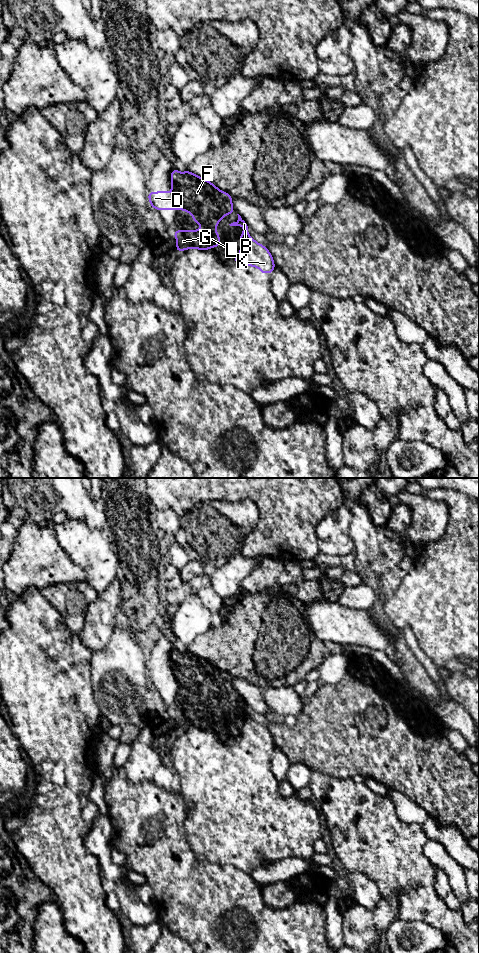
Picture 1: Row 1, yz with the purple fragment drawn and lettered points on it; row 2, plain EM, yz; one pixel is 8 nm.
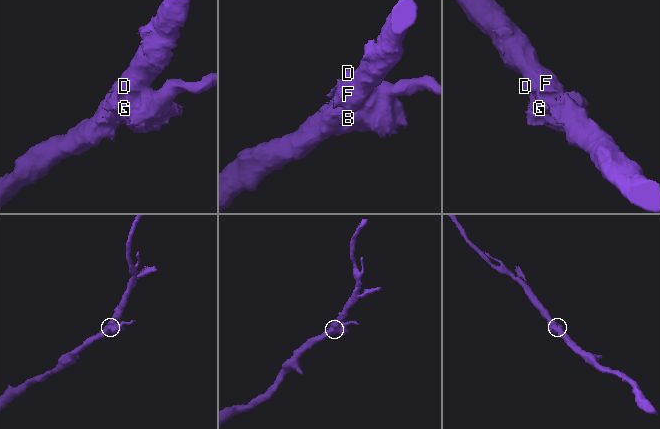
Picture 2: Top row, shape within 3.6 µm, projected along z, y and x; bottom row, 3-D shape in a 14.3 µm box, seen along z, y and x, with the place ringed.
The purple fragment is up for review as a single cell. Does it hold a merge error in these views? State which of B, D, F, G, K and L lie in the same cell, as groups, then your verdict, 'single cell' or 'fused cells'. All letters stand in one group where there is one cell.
B D F G K L; single cell

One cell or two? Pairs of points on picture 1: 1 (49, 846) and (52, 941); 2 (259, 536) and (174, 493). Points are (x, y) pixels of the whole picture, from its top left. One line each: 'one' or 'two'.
1: two
2: one

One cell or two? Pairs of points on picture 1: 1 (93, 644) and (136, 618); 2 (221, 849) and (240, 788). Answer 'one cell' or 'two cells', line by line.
1: two cells
2: one cell

